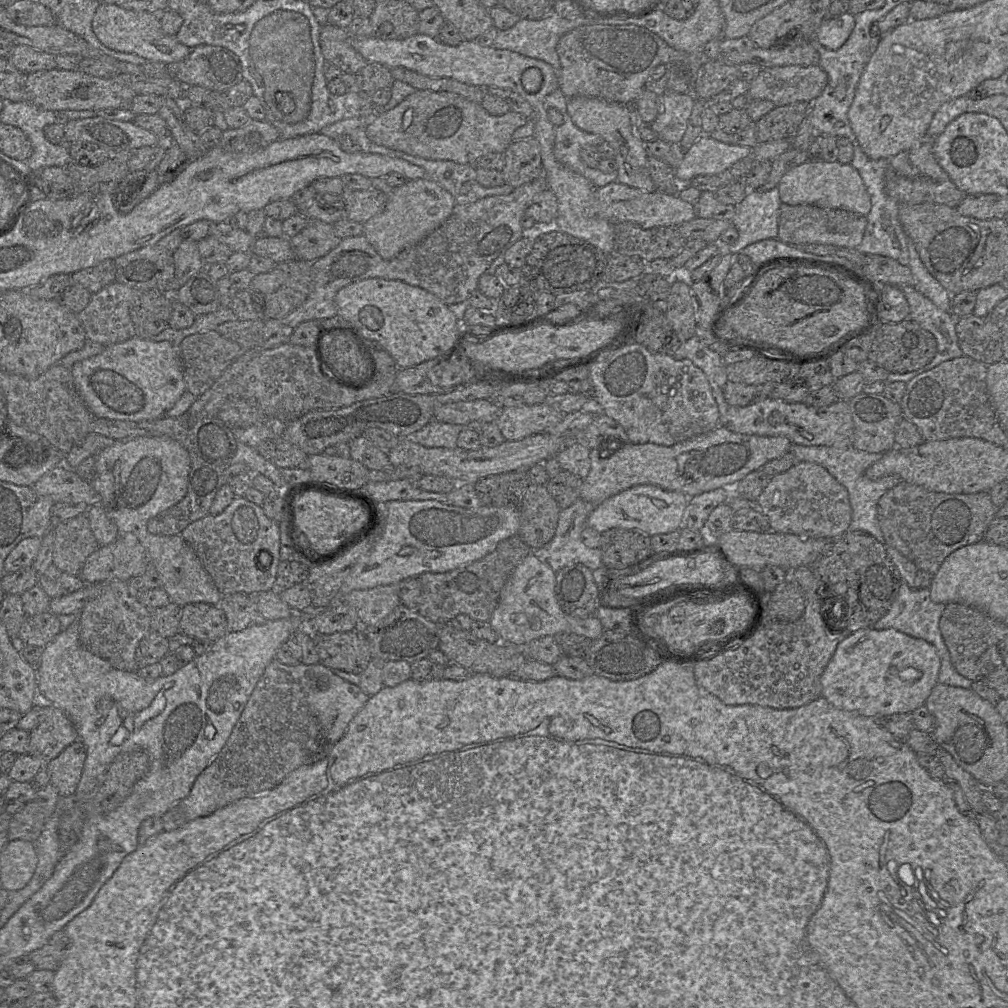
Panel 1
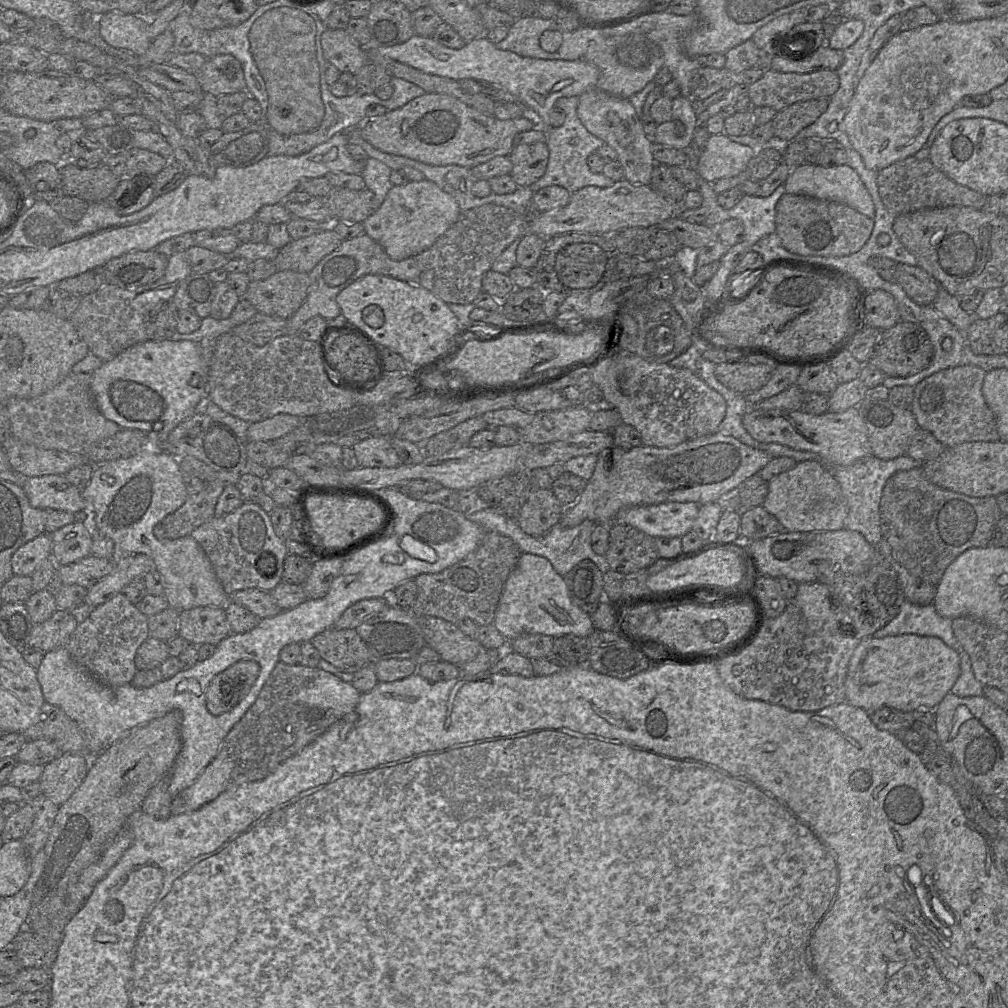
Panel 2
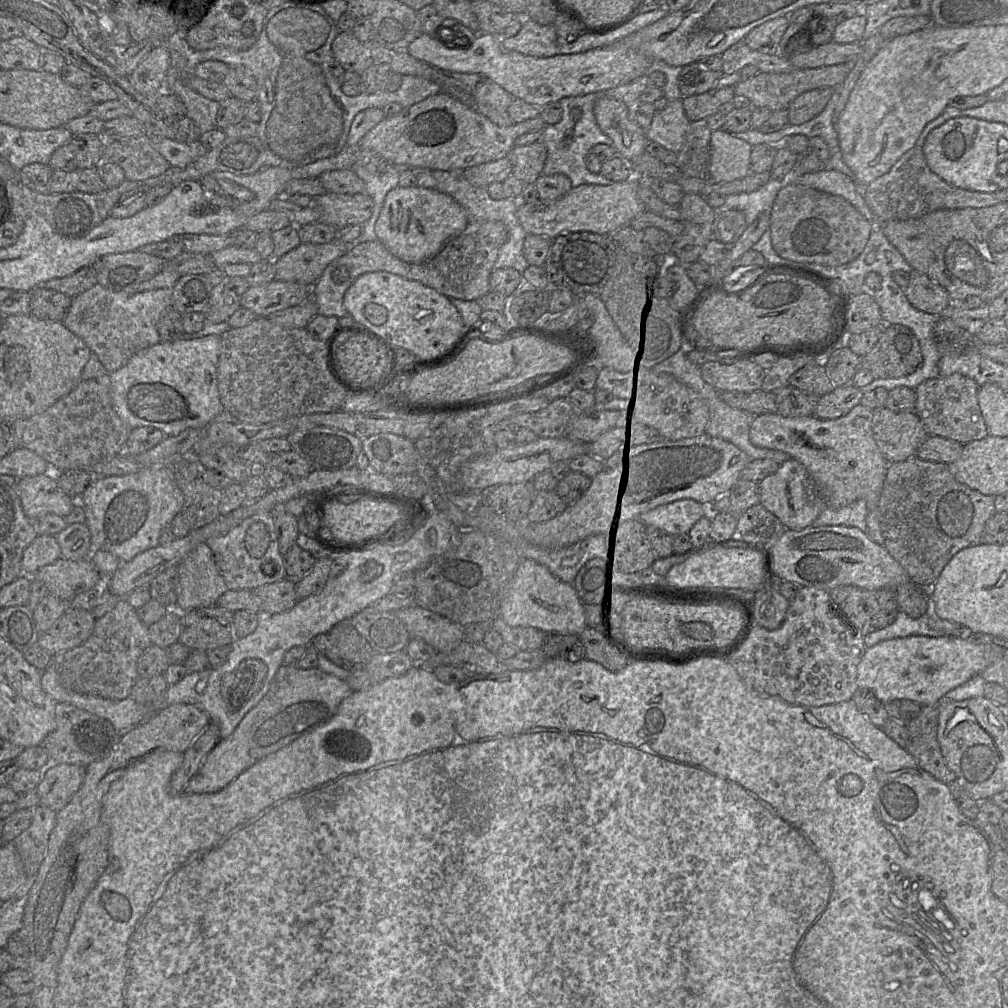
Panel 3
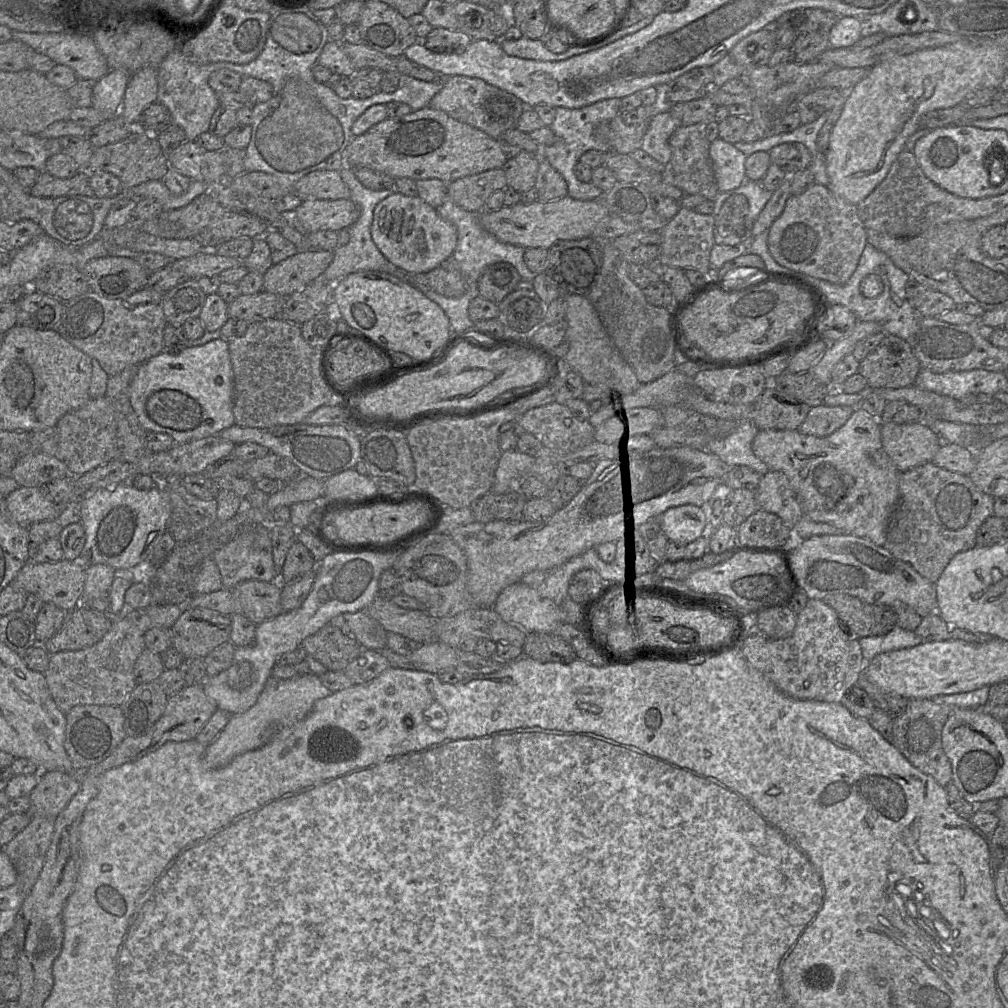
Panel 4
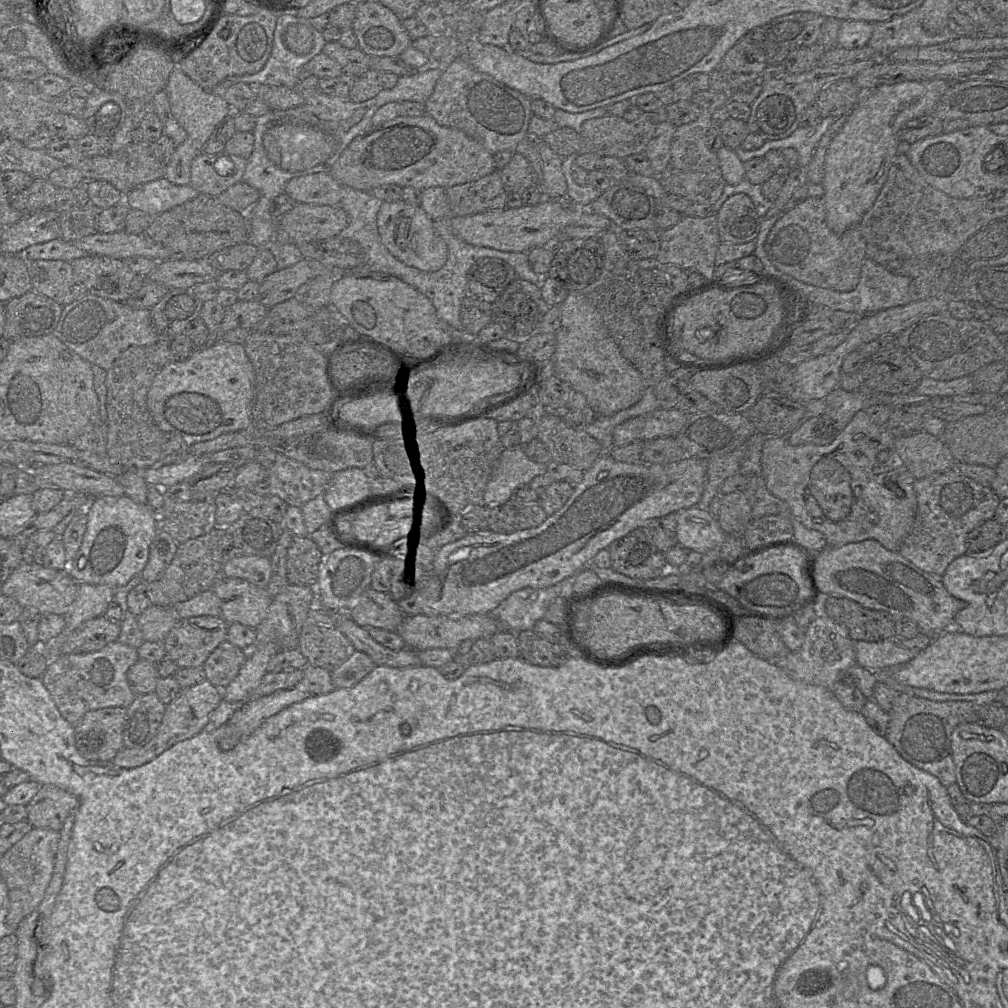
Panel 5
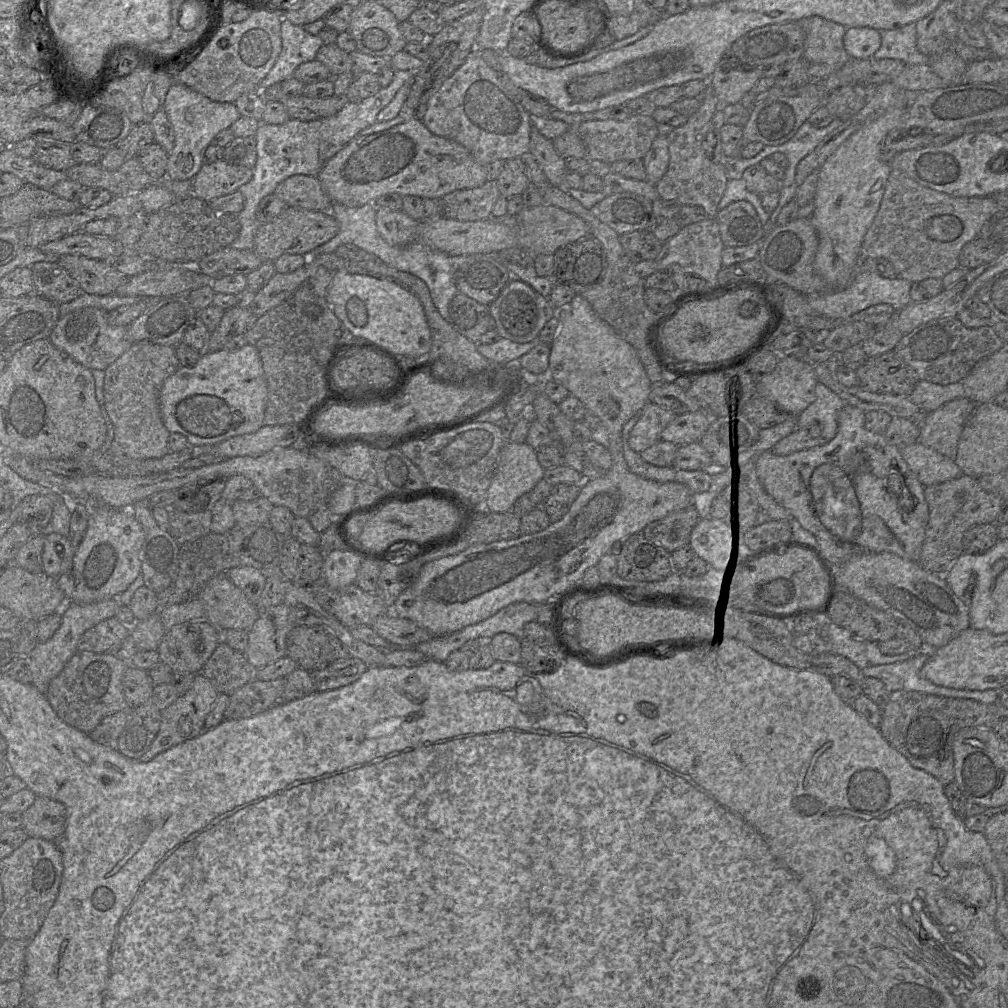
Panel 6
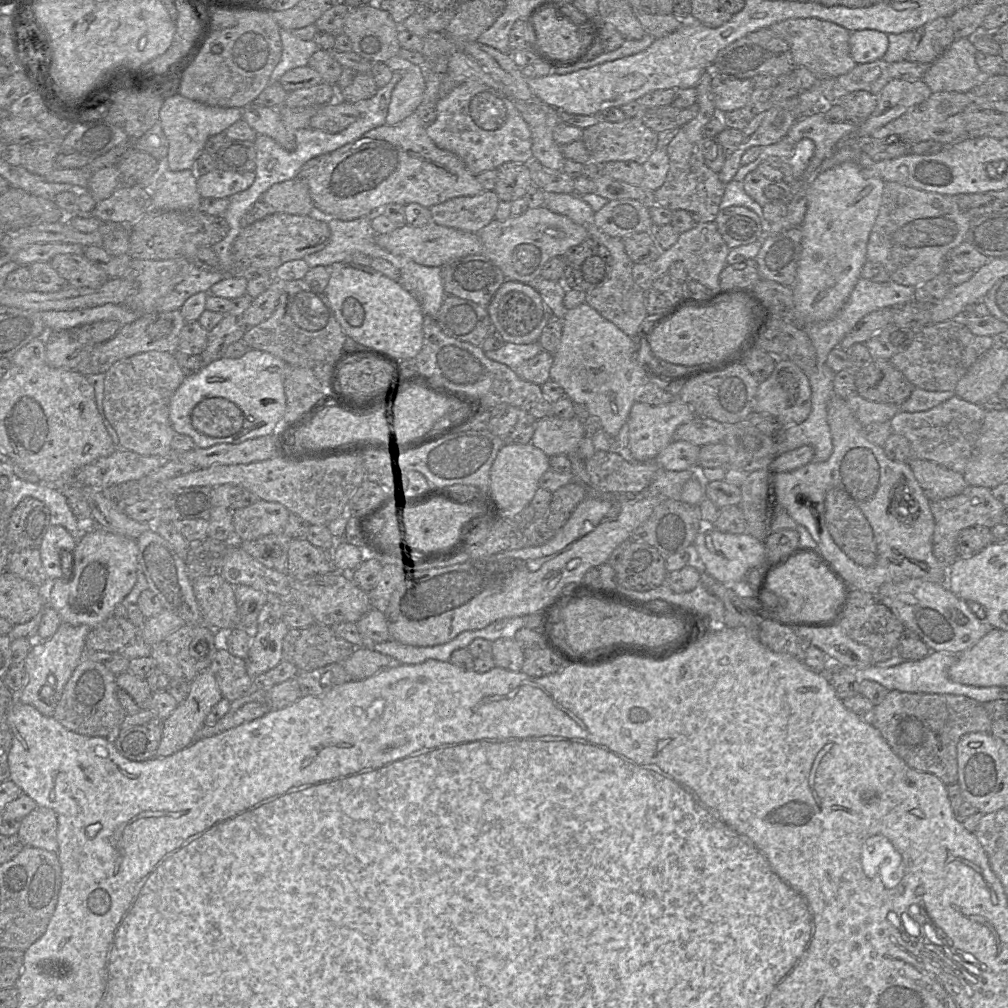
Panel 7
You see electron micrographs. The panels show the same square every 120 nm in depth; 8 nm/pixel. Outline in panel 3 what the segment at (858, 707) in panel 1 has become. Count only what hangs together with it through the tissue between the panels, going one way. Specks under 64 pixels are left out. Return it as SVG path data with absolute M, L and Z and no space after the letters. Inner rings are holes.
M909 636L867 648L857 668L858 690L869 690L882 703L908 700L920 706L937 705L951 690L965 684L991 663L1004 657L997 648L959 637Z

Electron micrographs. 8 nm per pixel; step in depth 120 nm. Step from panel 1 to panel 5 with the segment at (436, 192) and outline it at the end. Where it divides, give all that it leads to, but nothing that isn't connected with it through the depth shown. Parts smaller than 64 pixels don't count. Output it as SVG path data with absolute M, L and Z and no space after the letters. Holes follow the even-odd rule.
M403 200L383 202L377 213L377 228L382 244L404 264L423 272L438 271L448 259L448 247L436 232L434 221L420 205Z

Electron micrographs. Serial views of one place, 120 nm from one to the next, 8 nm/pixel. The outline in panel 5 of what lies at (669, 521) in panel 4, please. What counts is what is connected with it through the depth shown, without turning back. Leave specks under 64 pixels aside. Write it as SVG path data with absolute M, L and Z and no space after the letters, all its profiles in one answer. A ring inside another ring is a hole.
M694 506L676 512L677 543L688 550L704 554L726 536L708 510Z

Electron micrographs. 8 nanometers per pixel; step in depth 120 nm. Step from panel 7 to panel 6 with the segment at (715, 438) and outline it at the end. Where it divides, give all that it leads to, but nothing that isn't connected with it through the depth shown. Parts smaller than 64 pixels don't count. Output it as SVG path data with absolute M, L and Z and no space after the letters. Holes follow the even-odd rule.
M704 411L678 414L661 433L661 440L678 446L699 442L711 424L711 417Z

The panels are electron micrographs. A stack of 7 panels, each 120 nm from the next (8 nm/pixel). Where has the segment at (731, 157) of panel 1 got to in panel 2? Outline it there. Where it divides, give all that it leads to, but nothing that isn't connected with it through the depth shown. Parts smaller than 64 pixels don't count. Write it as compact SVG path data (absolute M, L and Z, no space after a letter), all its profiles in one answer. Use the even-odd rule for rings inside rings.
M727 134L710 135L700 155L696 172L708 183L747 170L755 149L732 141Z

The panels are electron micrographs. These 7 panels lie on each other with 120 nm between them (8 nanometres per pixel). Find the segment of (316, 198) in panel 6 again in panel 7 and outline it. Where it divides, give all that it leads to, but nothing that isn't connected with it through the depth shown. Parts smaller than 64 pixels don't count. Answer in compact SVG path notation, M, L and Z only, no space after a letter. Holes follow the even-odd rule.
M298 178L273 184L262 194L260 200L270 206L273 213L316 214L309 188Z

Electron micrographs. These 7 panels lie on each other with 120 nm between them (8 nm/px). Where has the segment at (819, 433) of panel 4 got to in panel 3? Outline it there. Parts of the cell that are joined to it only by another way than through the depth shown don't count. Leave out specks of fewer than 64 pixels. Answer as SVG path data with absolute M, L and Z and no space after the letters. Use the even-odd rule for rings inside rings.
M852 384L836 387L819 398L813 416L823 420L842 417L860 403L863 395L864 393Z

